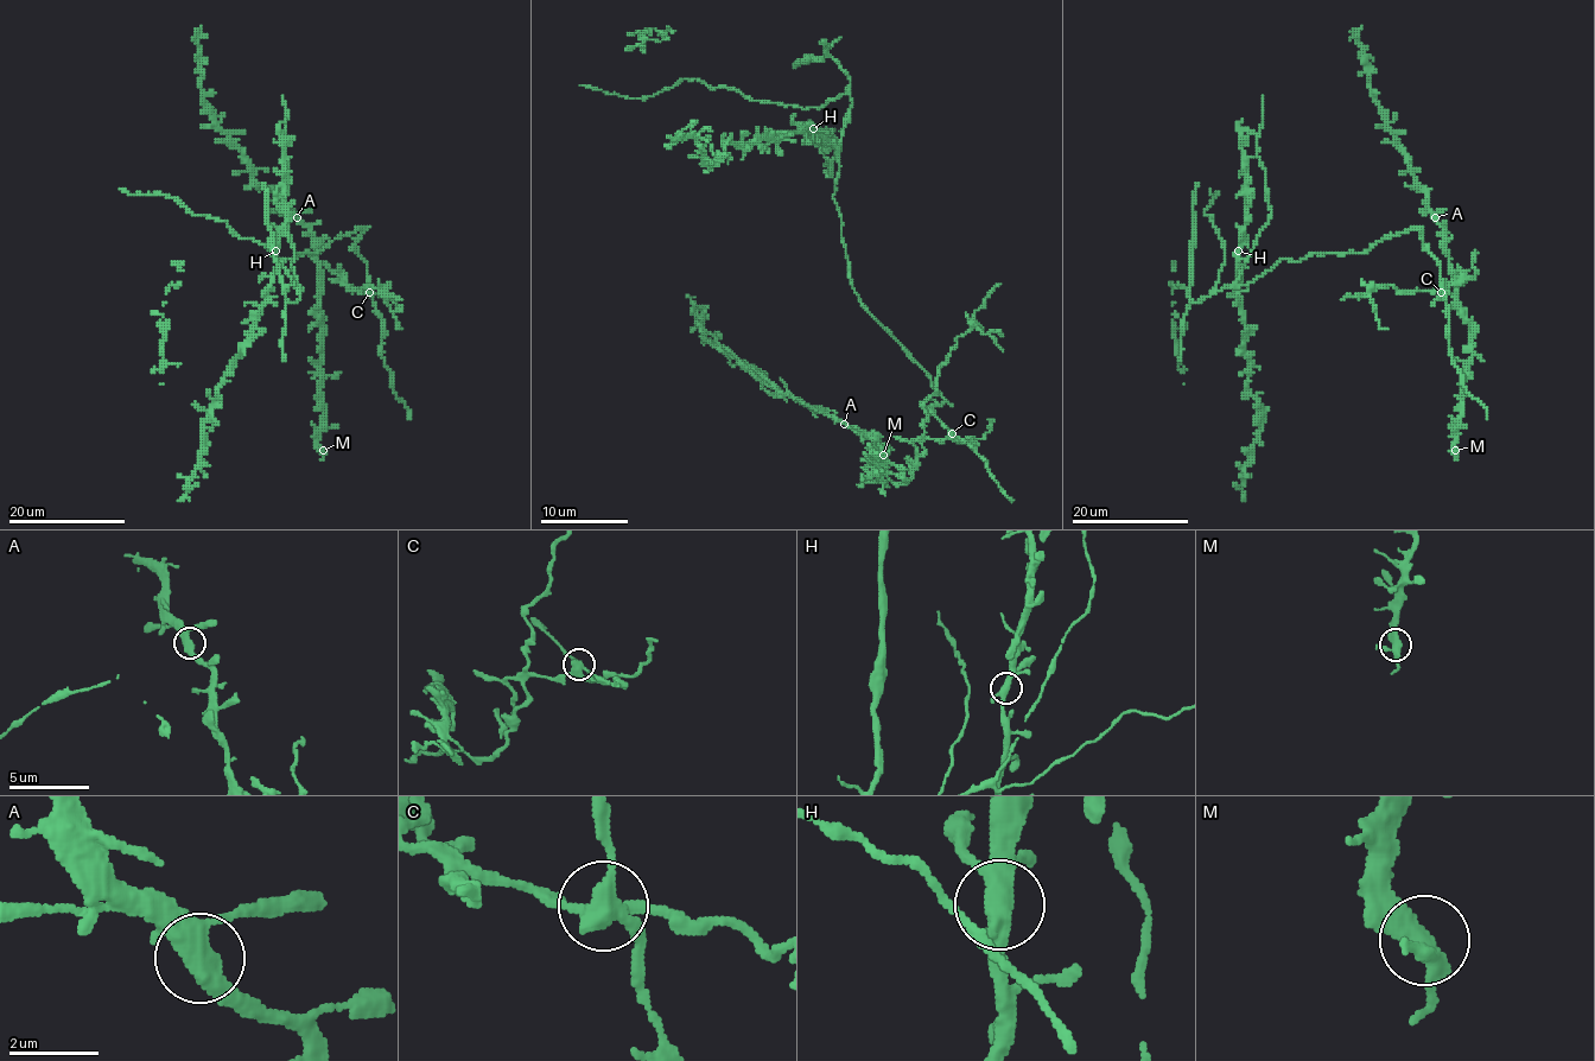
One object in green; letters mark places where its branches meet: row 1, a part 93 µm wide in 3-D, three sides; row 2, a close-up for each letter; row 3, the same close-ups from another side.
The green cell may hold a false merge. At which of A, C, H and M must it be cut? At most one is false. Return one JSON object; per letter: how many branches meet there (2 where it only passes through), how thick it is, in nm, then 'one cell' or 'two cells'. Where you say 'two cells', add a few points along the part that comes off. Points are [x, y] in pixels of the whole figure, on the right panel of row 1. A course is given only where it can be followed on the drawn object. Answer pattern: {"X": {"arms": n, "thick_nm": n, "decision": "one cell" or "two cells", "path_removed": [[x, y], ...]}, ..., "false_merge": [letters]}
{"A": {"arms": 4, "thick_nm": 360, "decision": "one cell"}, "C": {"arms": 4, "thick_nm": 360, "decision": "two cells", "path_removed": [[1441, 293], [1443, 288], [1398, 292], [1392, 286], [1378, 286], [1371, 294], [1371, 302], [1378, 325], [1387, 329]]}, "H": {"arms": 4, "thick_nm": 360, "decision": "one cell"}, "M": {"arms": 3, "thick_nm": 360, "decision": "one cell"}, "false_merge": ["C"]}

